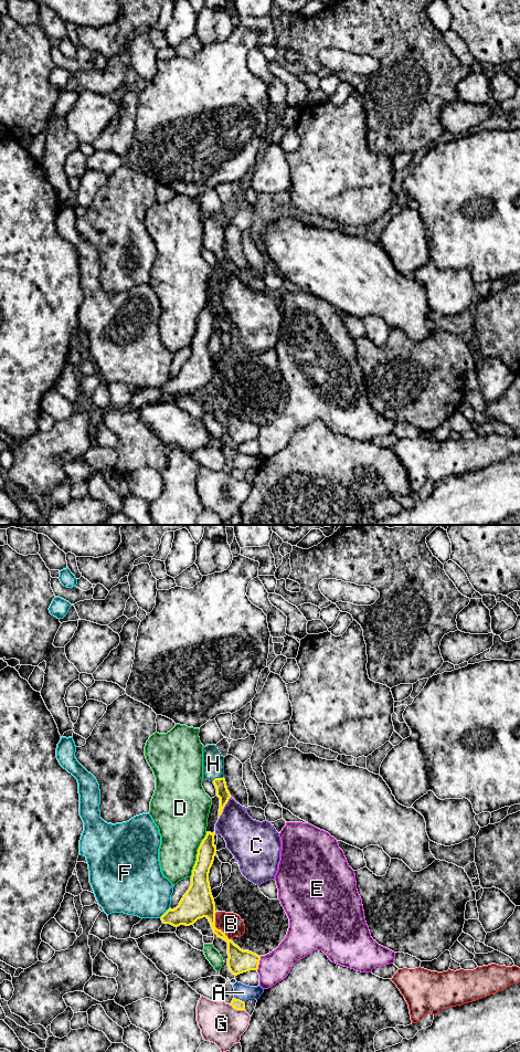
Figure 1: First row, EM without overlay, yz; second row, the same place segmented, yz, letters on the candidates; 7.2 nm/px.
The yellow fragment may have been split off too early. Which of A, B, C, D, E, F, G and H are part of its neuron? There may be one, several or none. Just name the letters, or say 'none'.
H

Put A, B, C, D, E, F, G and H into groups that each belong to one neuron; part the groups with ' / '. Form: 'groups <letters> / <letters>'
groups A / B / C / D / E / F / G / H

